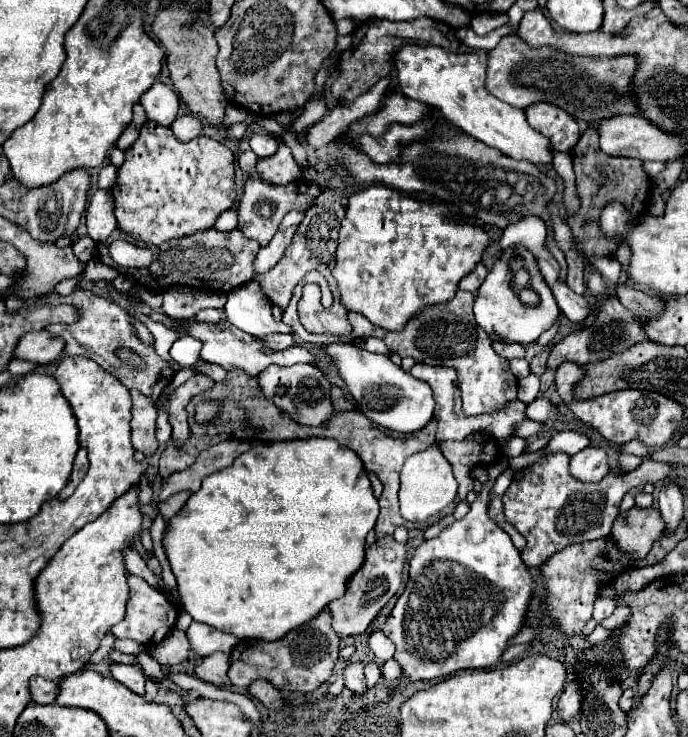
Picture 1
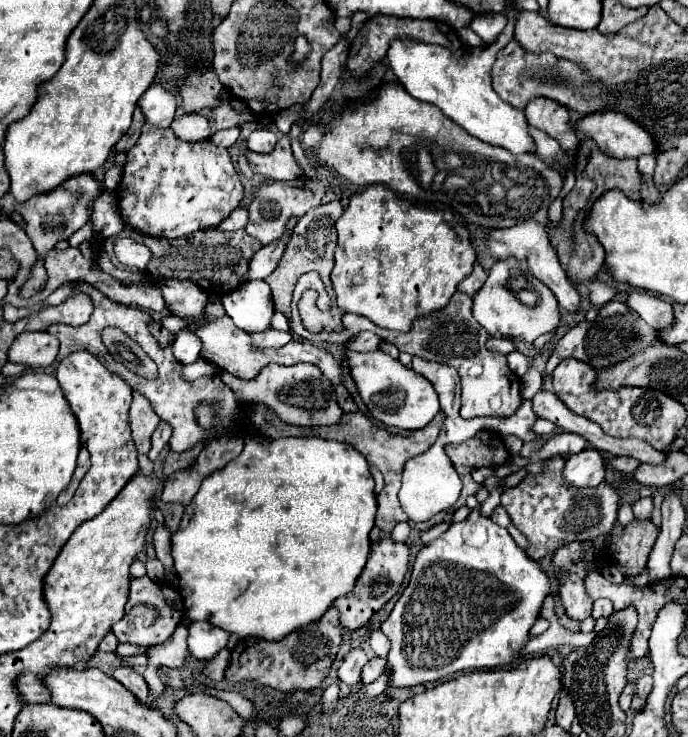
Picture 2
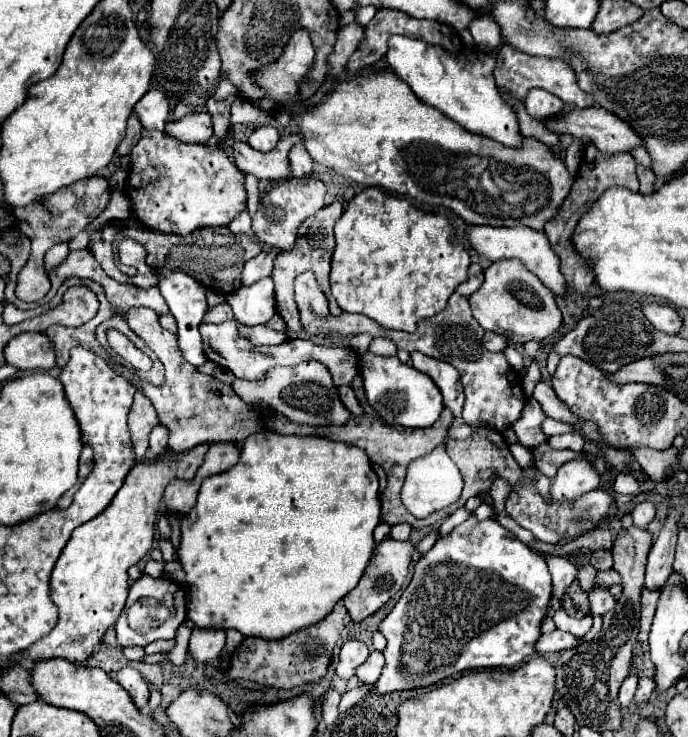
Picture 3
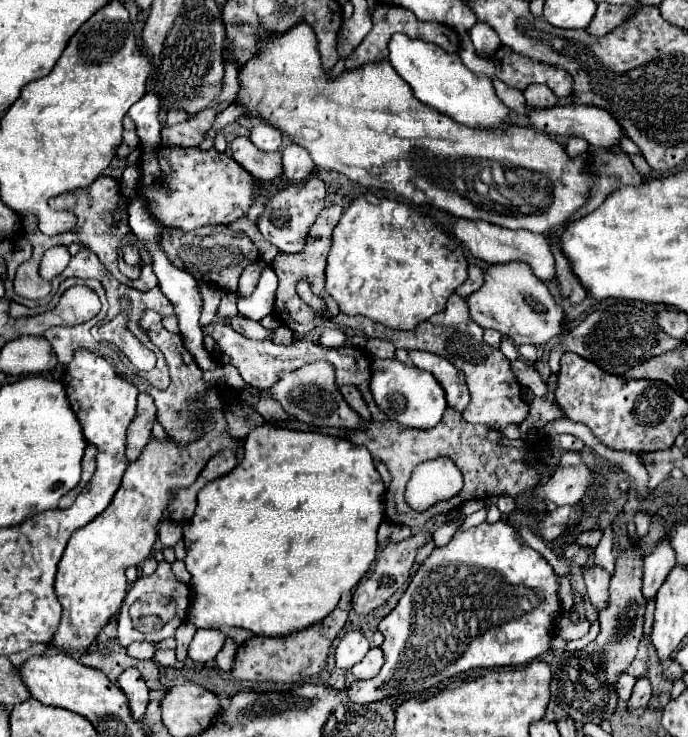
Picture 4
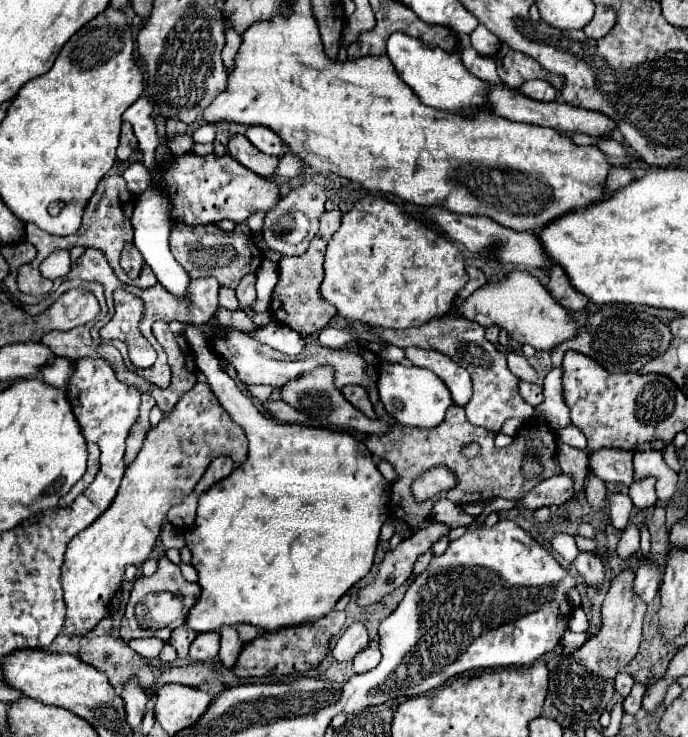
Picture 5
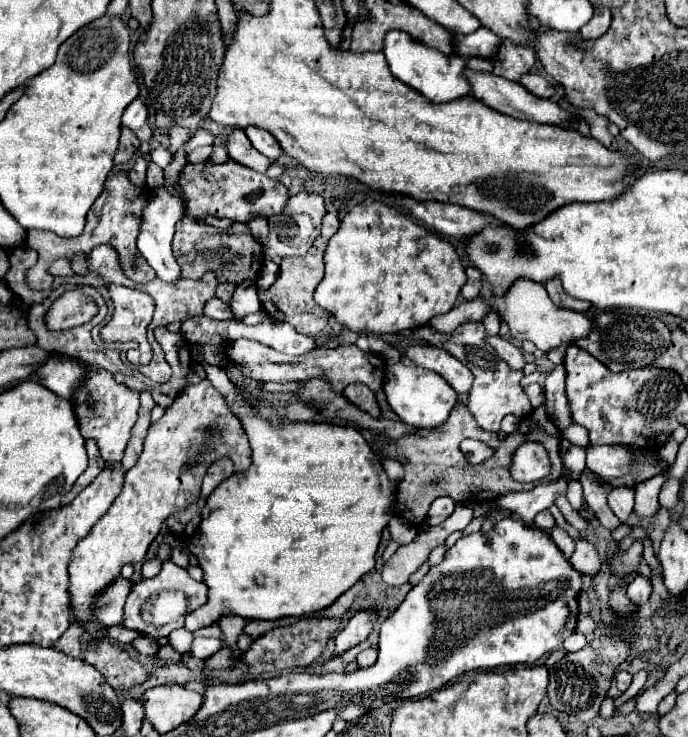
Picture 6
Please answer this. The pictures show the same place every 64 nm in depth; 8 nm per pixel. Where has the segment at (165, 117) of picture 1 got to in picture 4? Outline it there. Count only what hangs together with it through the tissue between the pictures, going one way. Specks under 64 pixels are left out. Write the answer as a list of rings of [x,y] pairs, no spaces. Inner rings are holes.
[[[144,94],[130,110],[128,116],[136,124],[136,134],[140,138],[140,146],[144,152],[152,152],[160,146],[160,120],[158,120],[158,96],[156,94]]]

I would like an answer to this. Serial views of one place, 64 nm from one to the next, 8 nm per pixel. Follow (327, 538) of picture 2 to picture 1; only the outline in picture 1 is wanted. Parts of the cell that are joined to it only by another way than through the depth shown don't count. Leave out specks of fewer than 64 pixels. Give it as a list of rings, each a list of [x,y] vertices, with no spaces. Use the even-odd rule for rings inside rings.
[[[308,438],[308,440],[284,440],[284,442],[262,442],[252,440],[250,450],[234,460],[232,466],[206,476],[202,480],[202,488],[192,494],[186,506],[170,520],[168,530],[164,534],[164,548],[172,566],[172,572],[178,580],[178,592],[184,610],[196,620],[204,622],[222,632],[234,634],[236,638],[258,638],[258,640],[280,640],[292,628],[306,624],[316,618],[332,600],[344,596],[348,588],[348,580],[354,572],[360,570],[366,556],[366,534],[374,528],[378,518],[378,500],[372,494],[372,484],[368,474],[364,472],[364,464],[358,454],[346,446],[340,446],[336,440],[326,438]]]

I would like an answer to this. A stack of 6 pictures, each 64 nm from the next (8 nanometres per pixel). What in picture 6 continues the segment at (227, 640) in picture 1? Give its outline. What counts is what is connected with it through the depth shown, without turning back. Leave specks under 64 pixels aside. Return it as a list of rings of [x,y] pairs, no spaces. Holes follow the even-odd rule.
[[[194,638],[192,656],[206,660],[208,656],[216,654],[220,648],[222,648],[222,644],[220,644],[220,640],[216,640],[216,638]]]

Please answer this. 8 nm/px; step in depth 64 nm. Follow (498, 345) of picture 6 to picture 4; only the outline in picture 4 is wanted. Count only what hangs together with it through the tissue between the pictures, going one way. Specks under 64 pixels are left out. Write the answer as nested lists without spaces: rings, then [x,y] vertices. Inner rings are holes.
[[[520,358],[518,360],[512,360],[510,366],[512,366],[512,372],[516,374],[516,378],[518,378],[520,384],[526,384],[536,396],[542,396],[544,394],[544,382],[542,382],[538,370],[534,370],[530,364],[526,364]]]

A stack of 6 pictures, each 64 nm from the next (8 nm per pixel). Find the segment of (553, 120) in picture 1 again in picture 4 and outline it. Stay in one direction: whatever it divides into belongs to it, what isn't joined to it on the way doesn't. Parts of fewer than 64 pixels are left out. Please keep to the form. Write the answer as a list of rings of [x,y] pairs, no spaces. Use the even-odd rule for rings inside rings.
[[[530,84],[524,90],[524,98],[526,98],[526,104],[532,106],[532,108],[534,106],[536,108],[548,108],[548,106],[556,106],[558,104],[556,94],[544,84]]]

